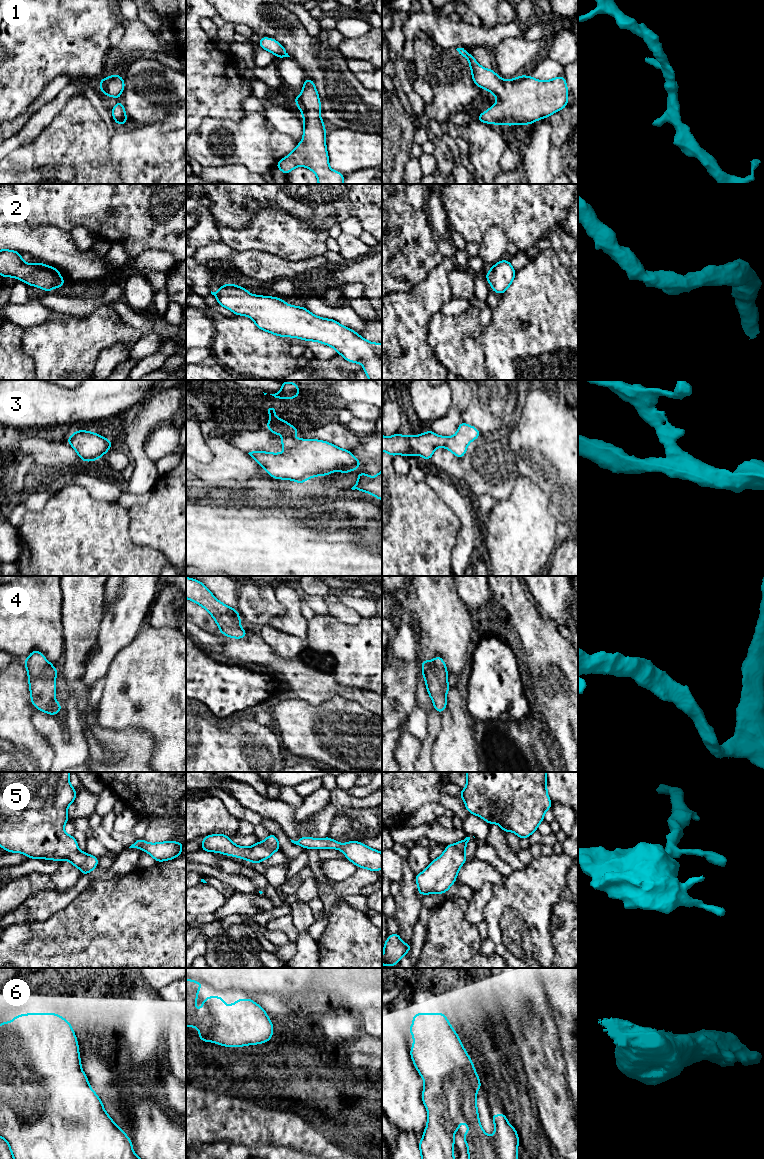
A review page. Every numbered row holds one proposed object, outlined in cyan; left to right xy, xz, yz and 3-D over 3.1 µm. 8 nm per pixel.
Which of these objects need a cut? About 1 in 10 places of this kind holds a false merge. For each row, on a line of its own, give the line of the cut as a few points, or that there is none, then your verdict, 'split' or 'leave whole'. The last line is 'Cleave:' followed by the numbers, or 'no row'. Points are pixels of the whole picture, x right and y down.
1: cut none; leave whole
2: cut none; leave whole
3: cut none; leave whole
4: cut none; leave whole
5: cut none; leave whole
6: cut none; leave whole
Cleave: no row

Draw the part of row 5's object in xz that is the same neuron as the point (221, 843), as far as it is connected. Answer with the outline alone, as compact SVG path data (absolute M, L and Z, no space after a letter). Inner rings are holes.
M224 834L204 836L201 844L201 850L219 852L223 855L242 858L252 863L261 863L280 849L279 841L274 834L269 834L263 842L254 843L251 847L240 847Z

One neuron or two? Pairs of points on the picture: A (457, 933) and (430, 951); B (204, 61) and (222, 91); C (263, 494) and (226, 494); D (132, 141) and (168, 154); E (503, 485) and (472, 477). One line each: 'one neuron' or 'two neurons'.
A: one neuron
B: one neuron
C: one neuron
D: one neuron
E: one neuron

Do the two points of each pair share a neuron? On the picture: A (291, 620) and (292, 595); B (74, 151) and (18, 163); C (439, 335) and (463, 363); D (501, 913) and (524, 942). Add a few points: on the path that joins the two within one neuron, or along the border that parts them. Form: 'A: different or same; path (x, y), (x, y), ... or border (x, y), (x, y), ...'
A: same; path (292, 614), (292, 601)
B: same; path (60, 163), (32, 163)
C: same; path (446, 342), (460, 356)
D: same; path (508, 920), (521, 935)

